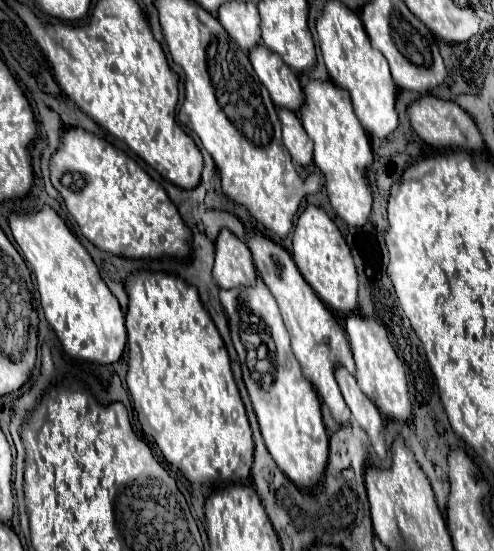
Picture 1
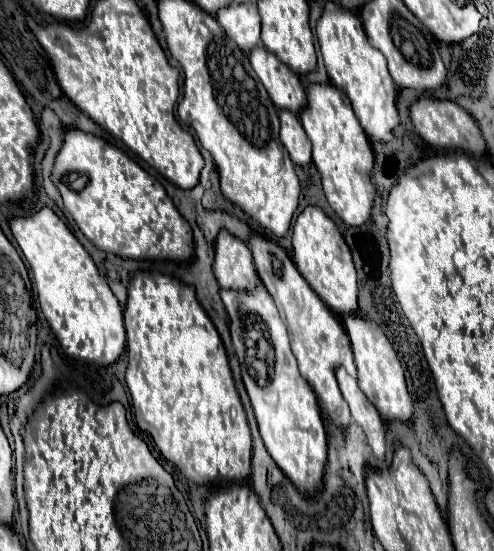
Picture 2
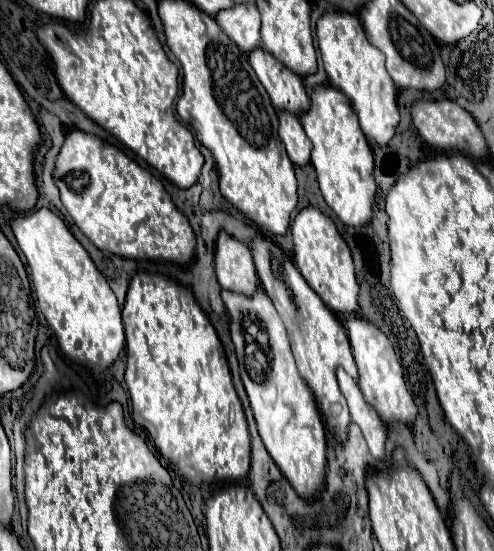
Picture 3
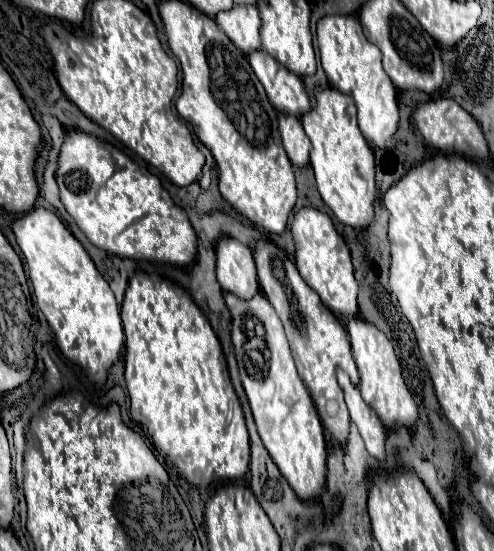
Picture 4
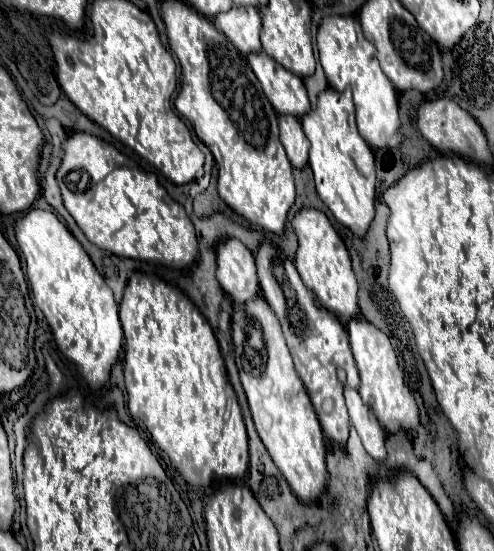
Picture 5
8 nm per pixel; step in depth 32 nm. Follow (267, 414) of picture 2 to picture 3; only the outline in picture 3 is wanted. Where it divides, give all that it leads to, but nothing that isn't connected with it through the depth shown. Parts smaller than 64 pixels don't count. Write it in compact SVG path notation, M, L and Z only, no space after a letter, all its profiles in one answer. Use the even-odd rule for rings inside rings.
M258 286L258 290L252 296L242 296L238 304L230 308L230 312L234 310L254 312L266 324L268 340L272 348L272 370L266 376L264 384L256 384L254 380L250 380L246 370L242 370L242 382L248 392L250 406L254 410L254 418L258 424L258 432L268 454L272 456L276 466L284 472L288 482L296 488L296 492L300 492L300 496L304 498L310 498L324 484L324 472L326 472L326 434L324 434L326 430L314 394L298 374L294 356L290 352L286 328L264 288Z

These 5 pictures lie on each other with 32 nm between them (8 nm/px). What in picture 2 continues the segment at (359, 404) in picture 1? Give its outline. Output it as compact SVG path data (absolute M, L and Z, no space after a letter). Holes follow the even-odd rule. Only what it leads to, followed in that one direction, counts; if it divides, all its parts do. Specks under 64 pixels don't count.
M344 368L336 370L336 380L338 386L342 390L342 396L346 400L346 404L350 406L352 418L362 426L362 430L366 432L366 438L372 446L372 452L376 454L376 458L384 460L384 452L386 452L386 444L384 444L384 420L382 416L376 412L376 408L372 404L368 404L366 396L360 392L356 378L352 378Z

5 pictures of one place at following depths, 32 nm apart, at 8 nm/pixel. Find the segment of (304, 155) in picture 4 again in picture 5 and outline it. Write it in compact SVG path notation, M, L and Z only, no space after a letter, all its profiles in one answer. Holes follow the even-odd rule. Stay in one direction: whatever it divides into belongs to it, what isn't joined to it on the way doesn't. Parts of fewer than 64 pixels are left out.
M280 116L280 140L288 154L288 160L294 168L304 168L308 164L310 142L302 130L302 124L296 116Z

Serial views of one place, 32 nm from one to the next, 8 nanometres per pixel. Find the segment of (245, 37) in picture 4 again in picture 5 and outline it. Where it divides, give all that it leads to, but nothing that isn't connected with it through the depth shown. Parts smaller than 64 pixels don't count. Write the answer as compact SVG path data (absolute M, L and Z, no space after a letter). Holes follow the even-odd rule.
M234 6L228 12L222 12L214 18L216 28L220 28L232 44L242 54L258 52L260 46L260 14L254 6Z

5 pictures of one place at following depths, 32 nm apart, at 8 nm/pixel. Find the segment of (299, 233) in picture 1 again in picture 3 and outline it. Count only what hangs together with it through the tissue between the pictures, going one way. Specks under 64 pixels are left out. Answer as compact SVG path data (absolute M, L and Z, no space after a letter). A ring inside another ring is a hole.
M304 208L294 224L292 224L292 240L294 240L294 262L308 286L322 298L322 302L336 314L354 314L358 310L358 282L350 256L350 248L344 238L338 234L334 222L322 214L318 208Z

